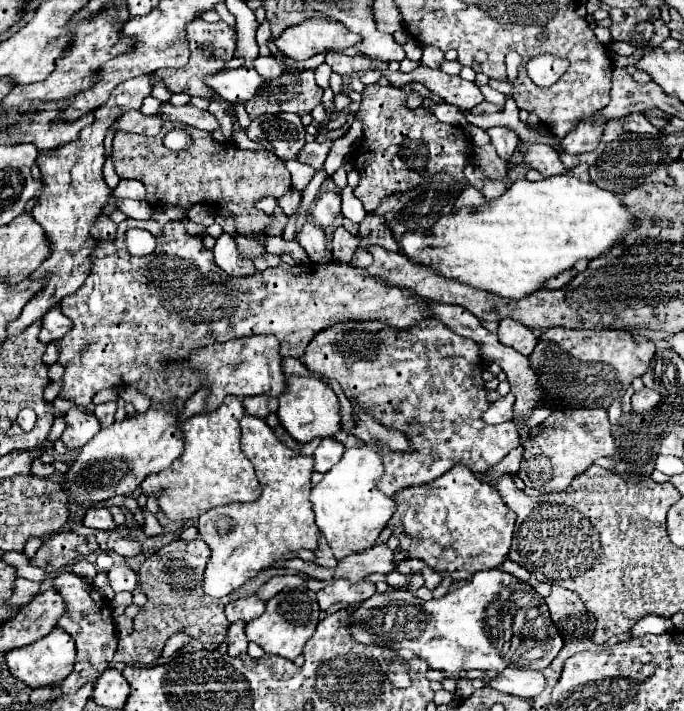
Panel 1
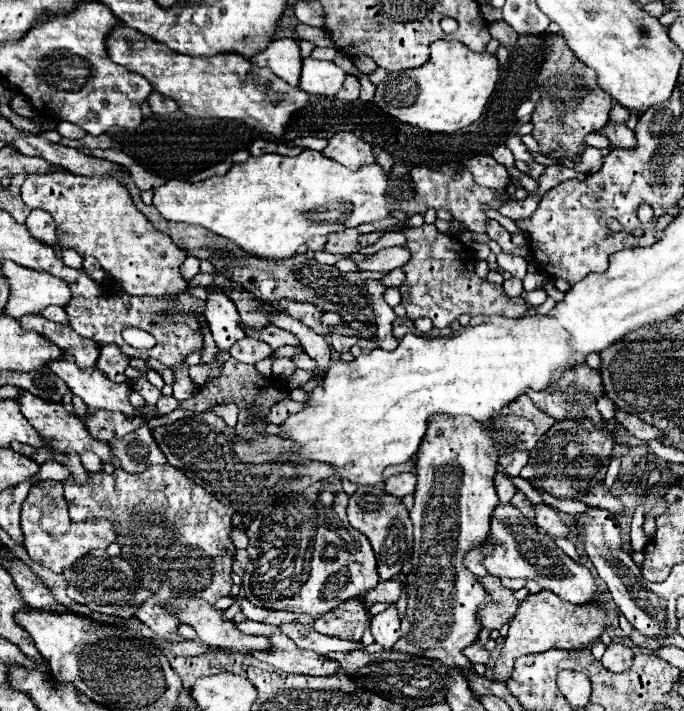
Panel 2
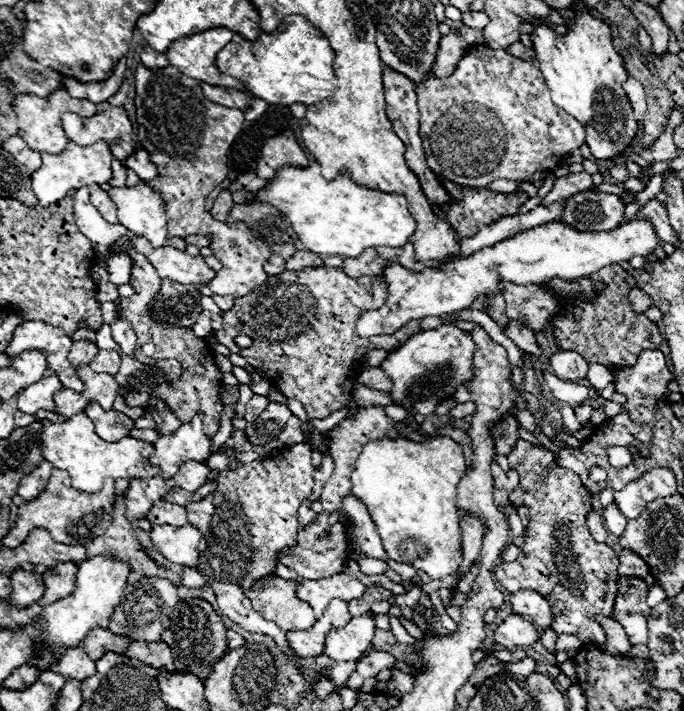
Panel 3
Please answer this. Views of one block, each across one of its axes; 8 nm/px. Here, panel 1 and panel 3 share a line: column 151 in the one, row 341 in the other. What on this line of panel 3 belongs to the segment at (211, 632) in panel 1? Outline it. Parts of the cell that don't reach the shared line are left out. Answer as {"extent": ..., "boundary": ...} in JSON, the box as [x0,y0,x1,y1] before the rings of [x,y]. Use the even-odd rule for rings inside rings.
{"extent":[550,266,664,368],"boundary":[[[608,266],[604,270],[598,270],[592,278],[584,278],[584,280],[552,280],[550,288],[558,290],[560,296],[568,296],[572,292],[592,292],[592,282],[594,280],[602,280],[608,284],[608,288],[594,298],[592,302],[570,302],[570,308],[564,308],[562,314],[558,314],[552,320],[552,328],[554,328],[554,338],[556,344],[562,350],[574,350],[578,352],[588,364],[604,364],[608,368],[622,368],[622,366],[632,366],[638,358],[638,354],[642,350],[660,350],[664,338],[660,328],[650,322],[646,318],[646,314],[638,314],[632,310],[630,302],[628,302],[628,292],[632,290],[632,284],[636,284],[636,280],[632,276],[628,276],[628,272],[620,266]]]}

